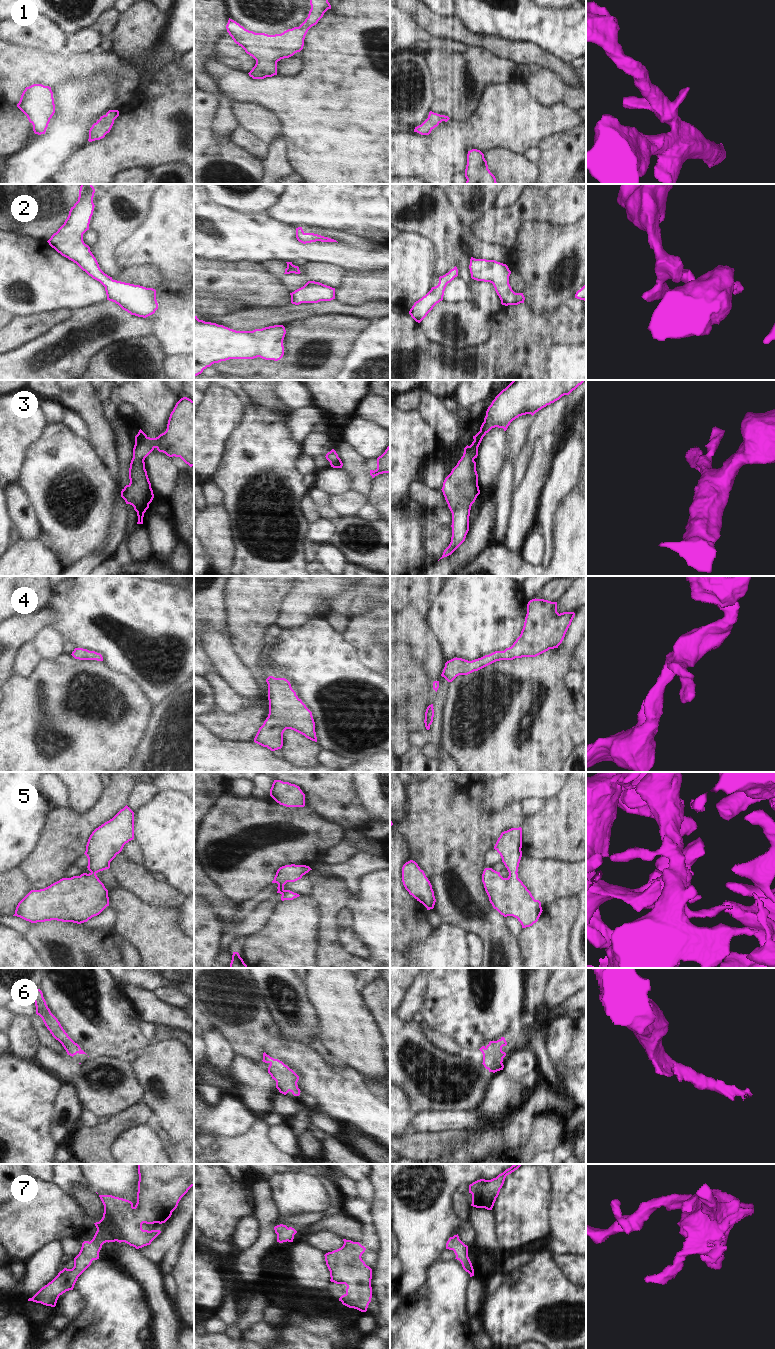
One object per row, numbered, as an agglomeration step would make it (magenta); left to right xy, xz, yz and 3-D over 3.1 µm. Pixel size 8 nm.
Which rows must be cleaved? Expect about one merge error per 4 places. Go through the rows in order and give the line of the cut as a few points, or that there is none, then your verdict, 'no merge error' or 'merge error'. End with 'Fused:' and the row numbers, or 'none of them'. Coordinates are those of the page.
1: cut none; no merge error
2: cut none; no merge error
3: cut none; no merge error
4: cut none; no merge error
5: cut none; no merge error
6: cut none; no merge error
7: cut none; no merge error
Fused: none of them

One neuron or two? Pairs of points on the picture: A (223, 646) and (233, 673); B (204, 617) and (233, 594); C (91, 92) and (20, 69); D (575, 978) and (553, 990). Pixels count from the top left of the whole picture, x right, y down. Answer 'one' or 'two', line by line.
A: one
B: two
C: two
D: one

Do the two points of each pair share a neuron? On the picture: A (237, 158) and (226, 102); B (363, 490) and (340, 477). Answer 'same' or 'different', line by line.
A: different
B: different

